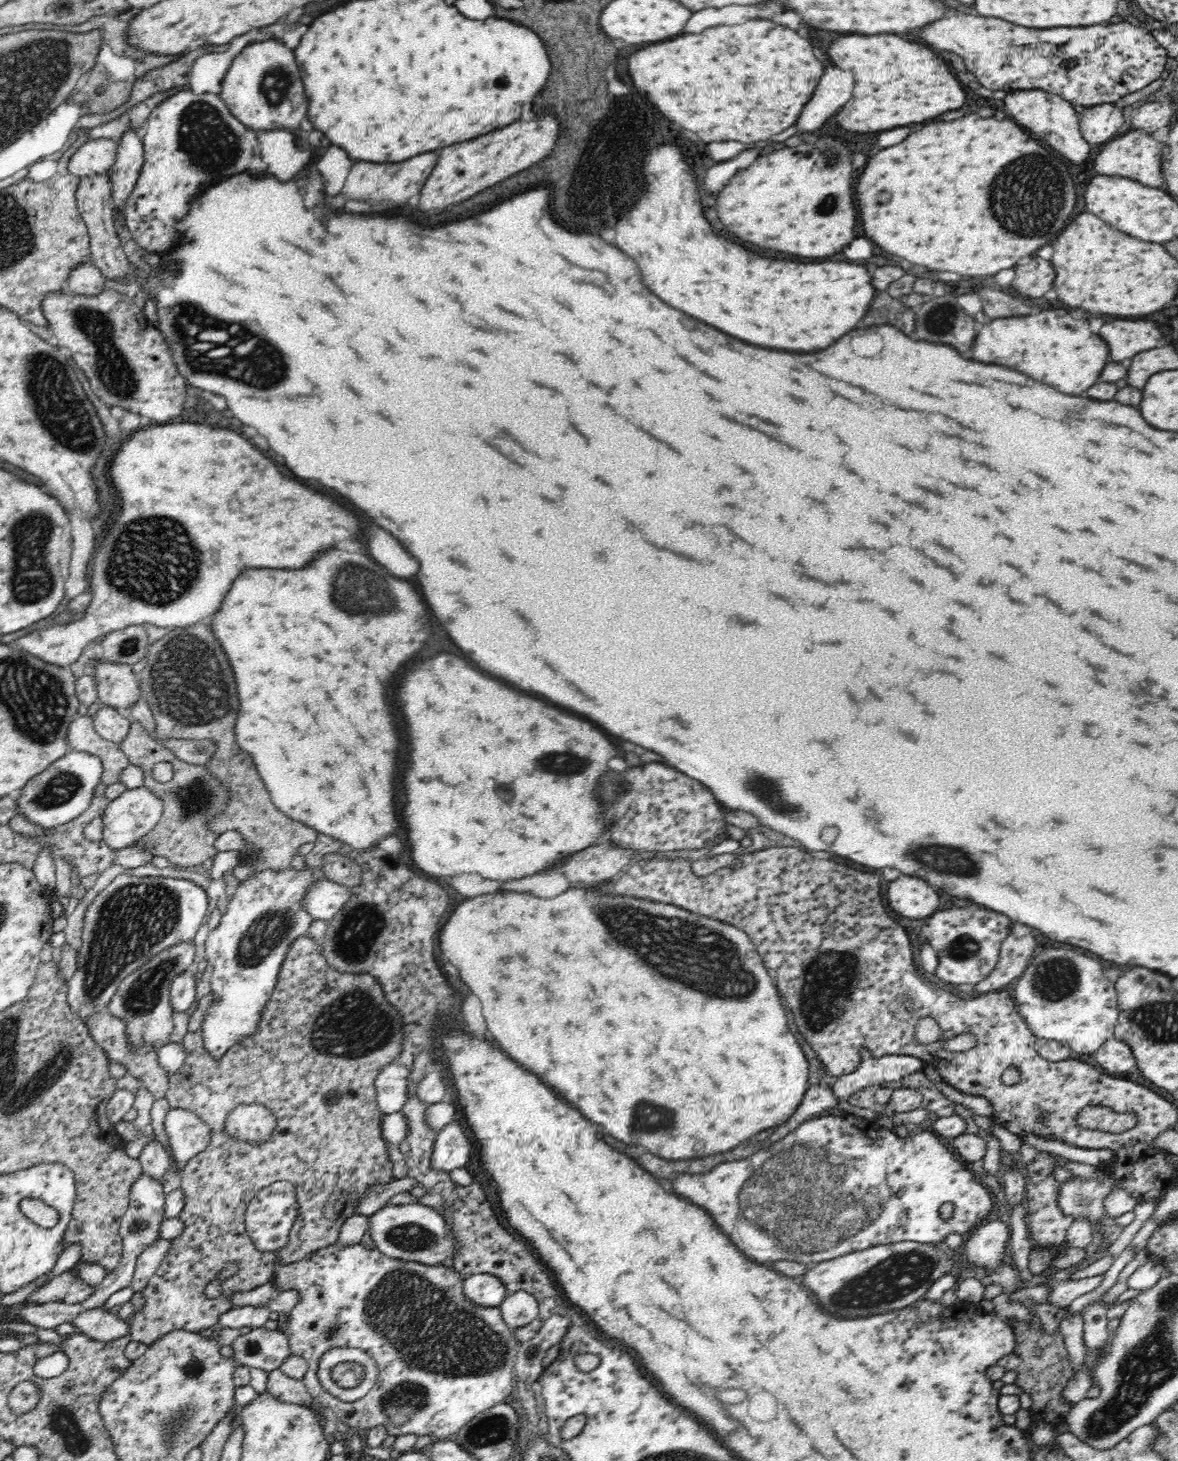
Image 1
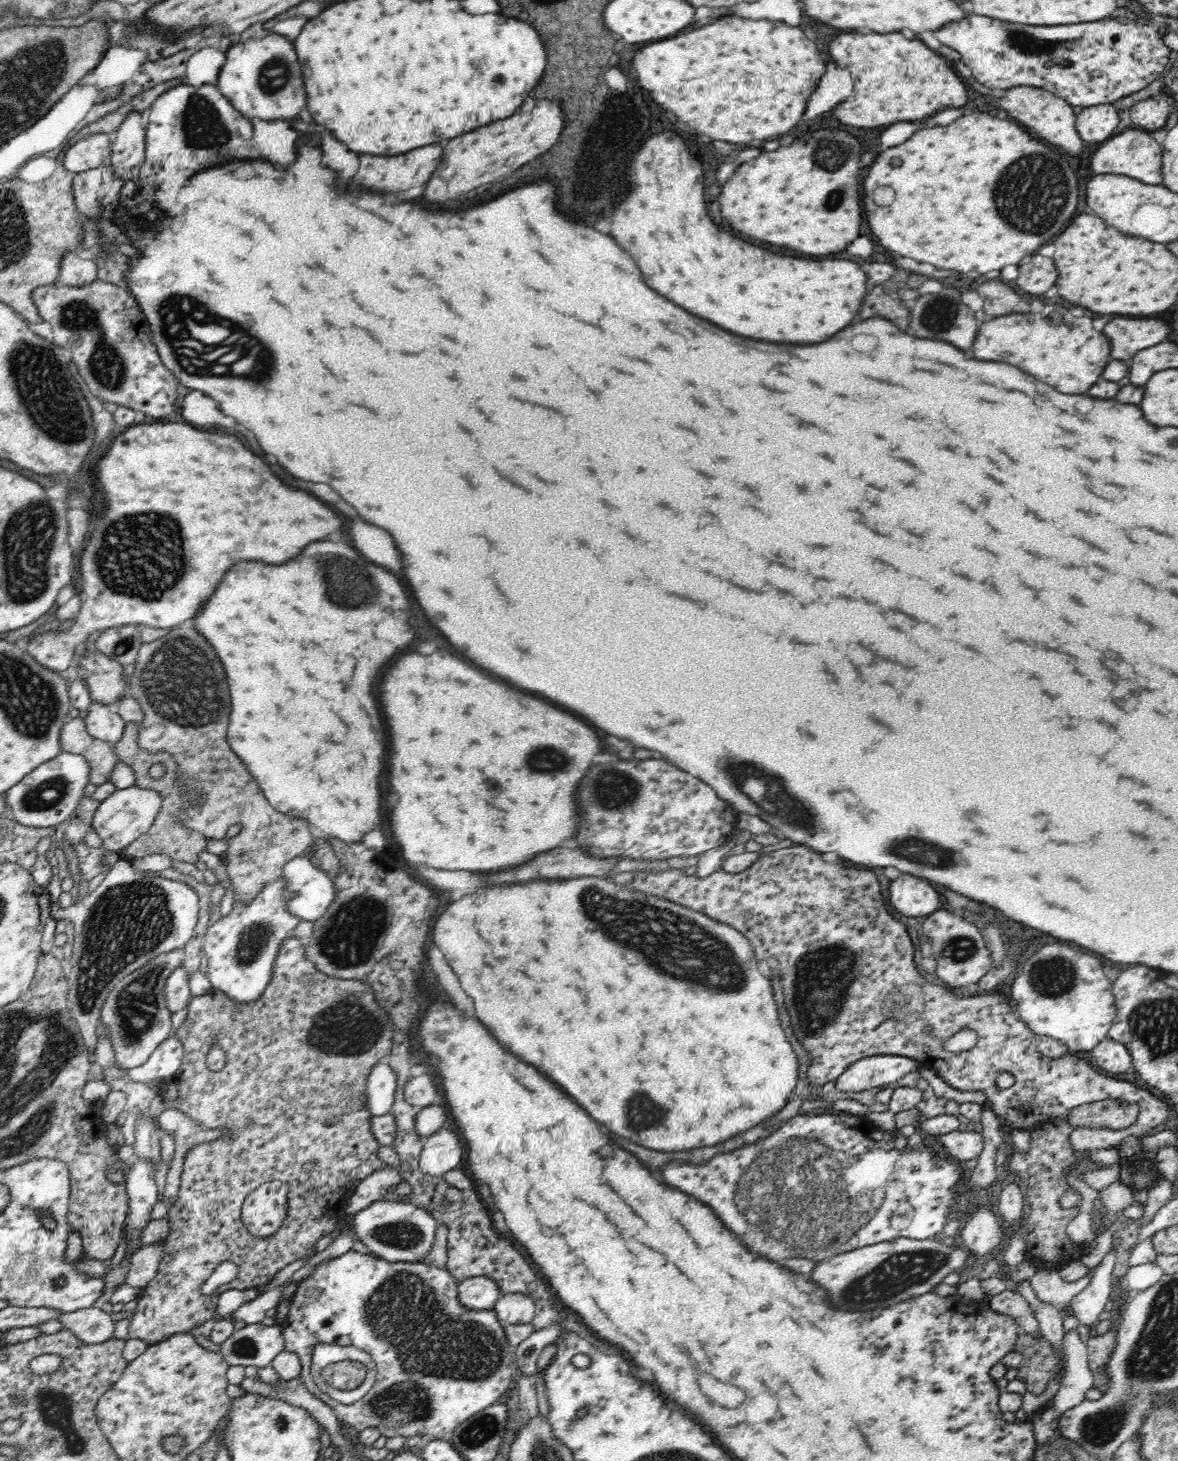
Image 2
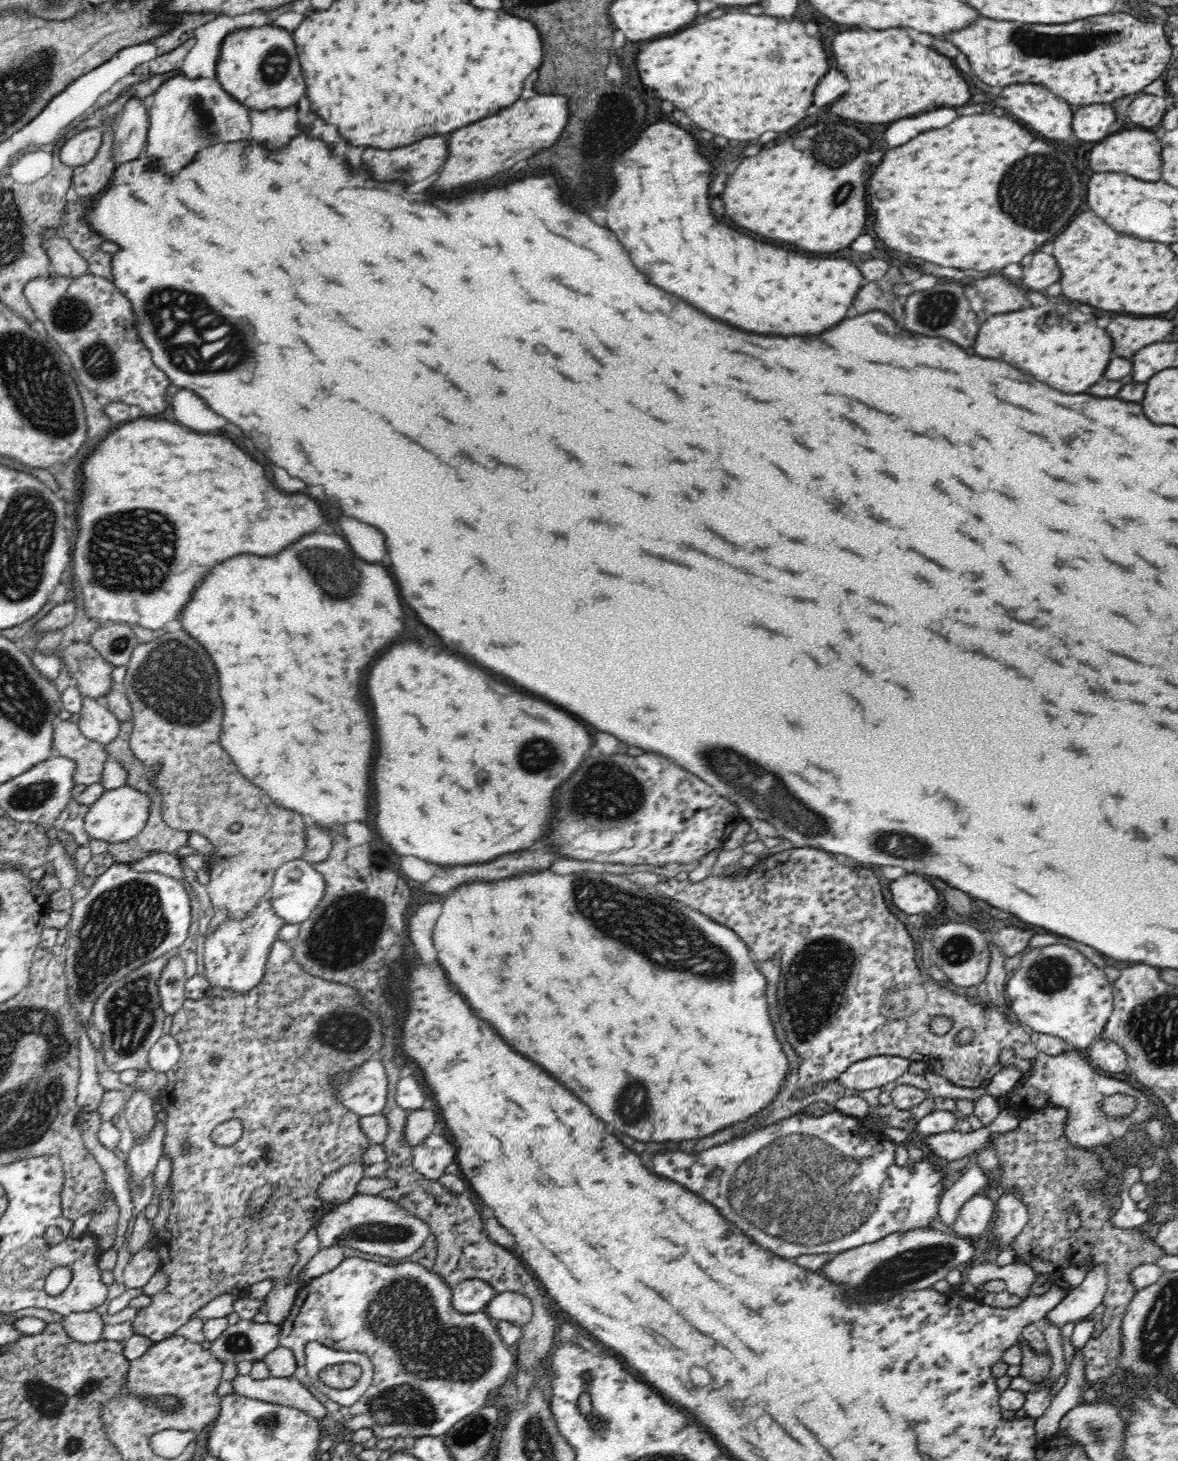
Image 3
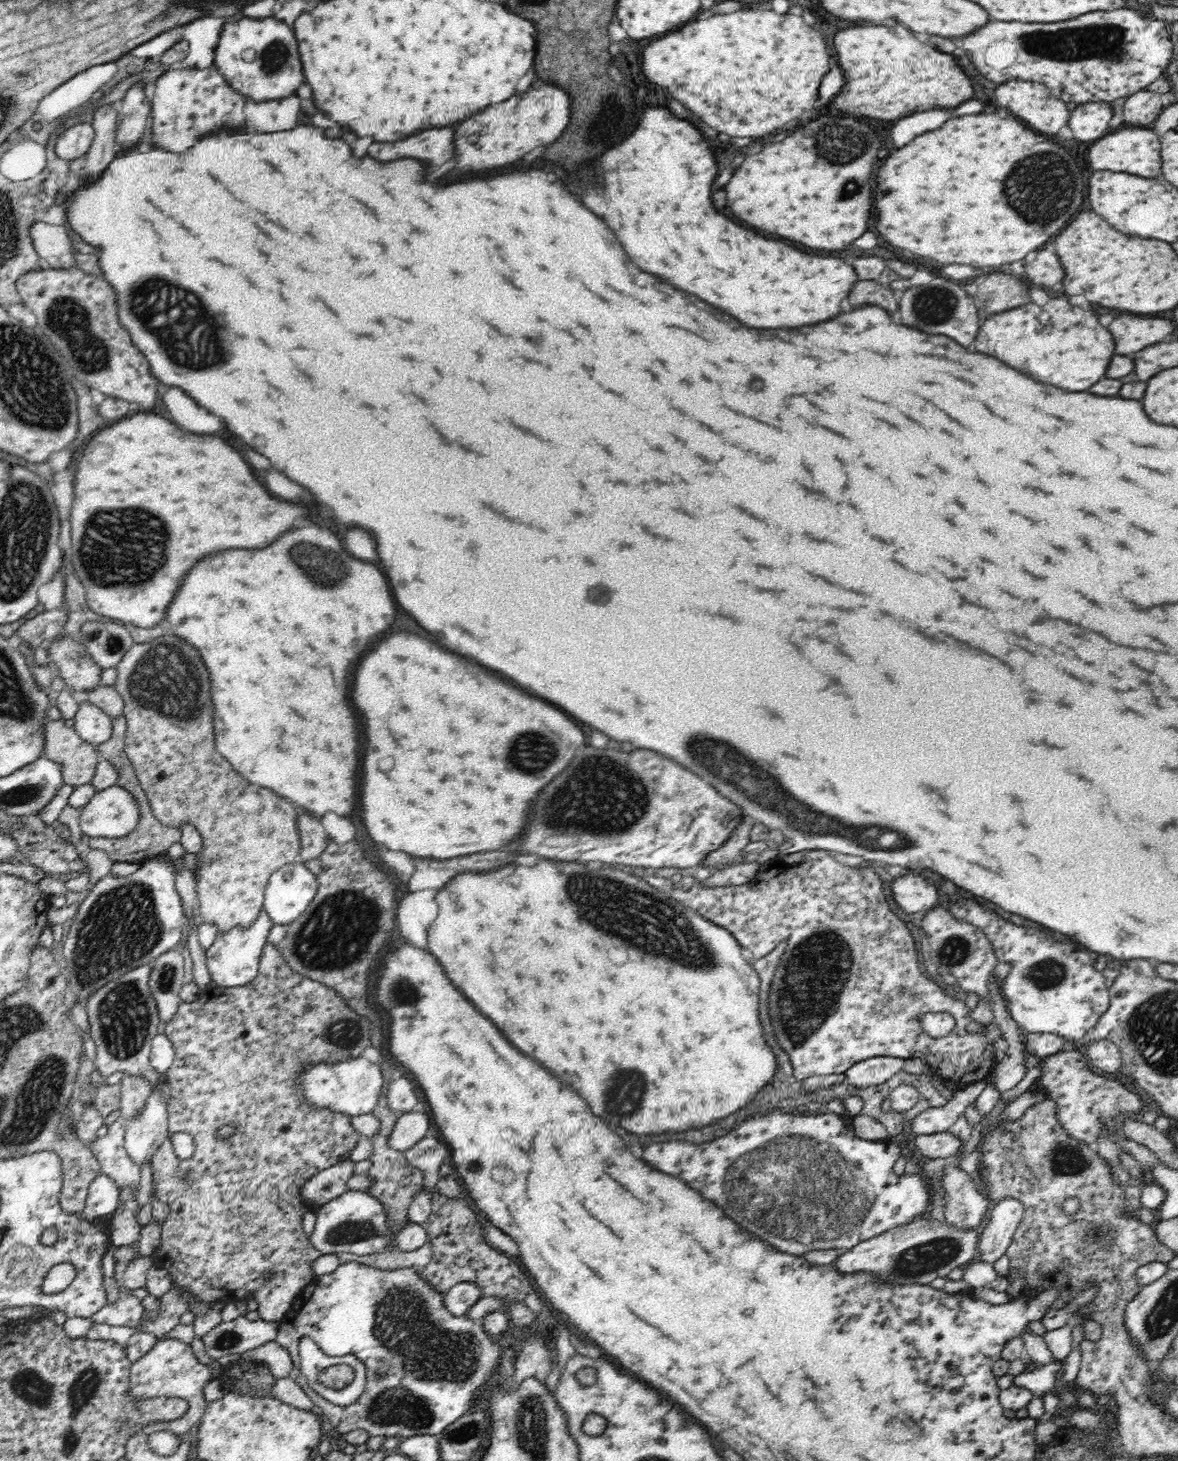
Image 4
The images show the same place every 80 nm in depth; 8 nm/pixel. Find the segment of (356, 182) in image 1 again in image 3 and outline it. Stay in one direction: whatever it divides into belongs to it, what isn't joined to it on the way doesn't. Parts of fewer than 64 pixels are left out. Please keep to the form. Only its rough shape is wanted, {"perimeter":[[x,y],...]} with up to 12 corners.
{"perimeter":[[444,136],[368,148],[376,180],[426,180],[444,164]]}

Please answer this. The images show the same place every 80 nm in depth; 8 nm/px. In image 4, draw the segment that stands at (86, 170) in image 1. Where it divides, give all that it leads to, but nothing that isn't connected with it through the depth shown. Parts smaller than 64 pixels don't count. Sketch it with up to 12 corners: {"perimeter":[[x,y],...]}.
{"perimeter":[[88,122],[64,129],[54,144],[55,153],[74,160],[92,144]]}

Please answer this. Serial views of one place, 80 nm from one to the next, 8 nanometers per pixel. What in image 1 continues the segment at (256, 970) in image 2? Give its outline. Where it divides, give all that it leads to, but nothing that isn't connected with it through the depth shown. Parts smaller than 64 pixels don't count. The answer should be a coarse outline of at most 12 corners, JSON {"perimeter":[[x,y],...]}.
{"perimeter":[[314,872],[239,884],[205,956],[216,1064],[258,1028],[290,944],[313,921]]}

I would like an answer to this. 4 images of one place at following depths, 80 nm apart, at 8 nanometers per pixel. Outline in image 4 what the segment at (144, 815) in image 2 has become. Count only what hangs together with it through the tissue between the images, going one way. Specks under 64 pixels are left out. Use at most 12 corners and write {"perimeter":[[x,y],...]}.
{"perimeter":[[116,784],[90,798],[79,825],[90,837],[134,830],[136,800]]}

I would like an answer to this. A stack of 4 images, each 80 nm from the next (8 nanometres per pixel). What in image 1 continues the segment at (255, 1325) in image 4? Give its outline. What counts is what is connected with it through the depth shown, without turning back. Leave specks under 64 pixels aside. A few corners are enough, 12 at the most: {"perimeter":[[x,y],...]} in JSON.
{"perimeter":[[254,1328],[230,1347],[234,1364],[278,1369],[290,1356],[279,1328]]}

